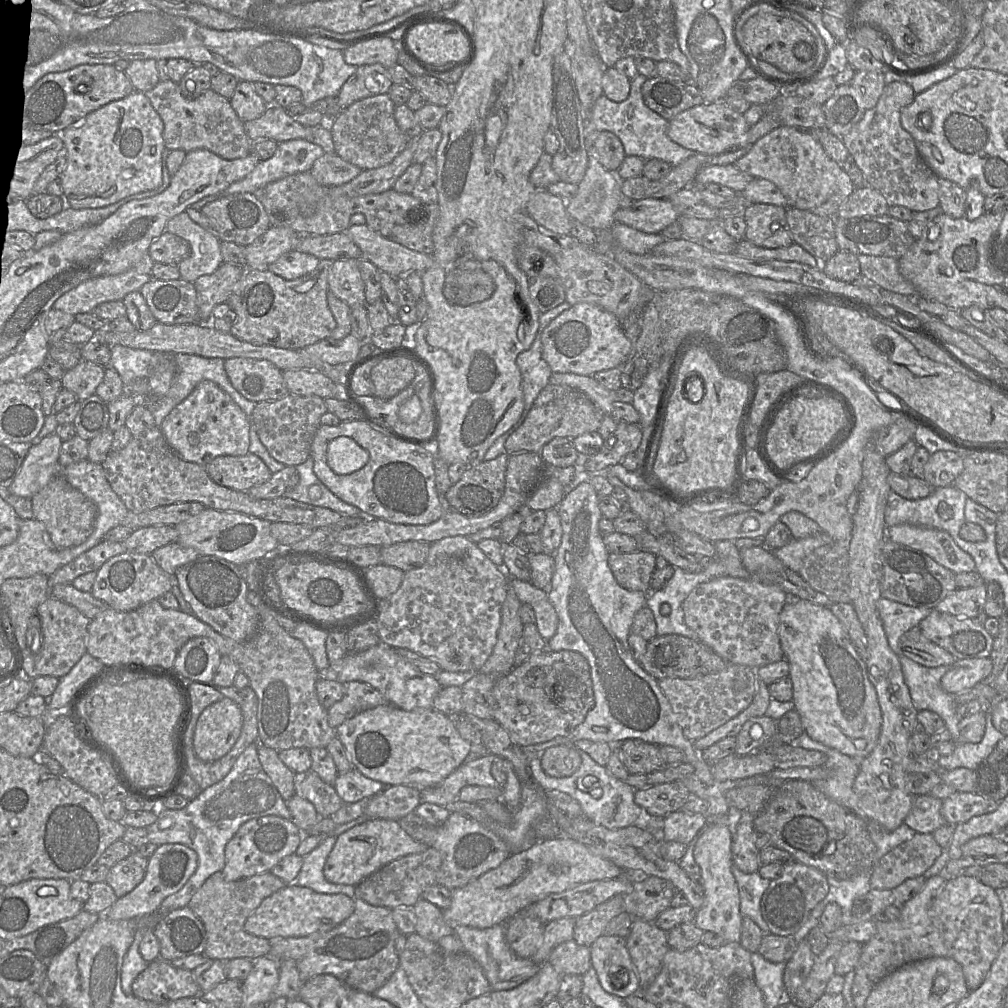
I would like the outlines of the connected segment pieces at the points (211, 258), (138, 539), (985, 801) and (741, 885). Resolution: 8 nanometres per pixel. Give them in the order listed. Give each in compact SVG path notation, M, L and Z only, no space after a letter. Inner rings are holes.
M186 211L171 218L166 230L185 239L191 247L190 256L178 265L181 279L193 283L200 276L212 274L223 263L220 239L194 222Z
M154 525L135 529L122 543L126 552L151 554L157 548L177 539L177 530L173 525Z
M955 792L942 802L941 814L946 825L956 826L975 816L994 812L999 802L973 792Z
M732 864L731 871L739 890L742 916L751 918L764 933L770 933L761 913L761 899L771 880L763 878L758 871L744 873L734 864Z

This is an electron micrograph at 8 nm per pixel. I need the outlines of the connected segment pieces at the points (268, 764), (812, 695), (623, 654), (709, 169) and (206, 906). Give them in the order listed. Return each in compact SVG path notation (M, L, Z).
M257 743L257 752L263 770L272 780L282 798L285 801L291 799L295 795L295 772L280 760L277 751Z
M799 599L783 606L778 634L789 663L794 709L800 715L804 732L849 757L863 759L878 742L882 714L866 664L841 622L829 607Z
M583 482L579 484L574 490L572 490L568 495L566 495L560 504L557 507L559 516L560 516L560 522L562 526L562 539L560 546L554 553L554 561L555 561L555 567L554 567L554 574L552 578L552 583L550 586L550 592L548 593L548 598L550 602L552 603L553 607L555 608L555 611L558 615L558 627L555 635L547 640L547 649L551 651L561 651L561 650L569 650L580 653L588 662L590 667L590 674L592 678L592 685L593 685L593 692L594 692L594 706L588 711L588 713L585 716L584 721L579 724L571 733L571 737L574 741L580 740L580 739L587 739L594 742L607 742L612 745L617 745L621 743L622 741L626 739L640 739L648 743L652 743L655 745L658 745L659 747L662 745L668 745L679 748L684 753L684 762L691 764L694 767L694 773L699 780L701 780L703 783L707 785L714 785L715 783L721 784L721 782L717 782L712 774L711 774L711 765L705 762L702 758L702 750L697 749L694 746L694 741L691 741L687 739L681 727L677 723L676 717L672 711L671 705L660 689L658 685L658 681L649 675L642 667L641 665L634 660L632 657L629 646L628 646L628 636L631 633L631 625L633 622L633 618L635 613L641 609L642 607L646 606L646 600L648 596L648 592L642 592L642 591L632 591L627 590L620 586L618 582L616 581L609 563L608 563L608 557L610 552L608 551L607 547L604 544L604 538L600 534L599 531L599 521L602 518L602 514L599 508L599 496L595 489L593 488L592 484L590 482Z
M733 164L709 165L699 171L693 186L703 188L710 183L716 183L741 193L752 180L751 175L739 170Z
M270 871L235 881L225 880L222 872L211 875L192 896L187 906L204 925L206 958L226 962L235 958L257 959L268 956L271 941L248 933L244 924L266 897L285 886L286 883Z

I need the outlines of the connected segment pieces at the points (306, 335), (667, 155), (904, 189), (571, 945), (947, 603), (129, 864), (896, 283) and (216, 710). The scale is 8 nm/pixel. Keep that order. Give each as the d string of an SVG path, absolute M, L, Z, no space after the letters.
M320 260L314 271L294 280L285 280L268 269L246 270L227 301L232 309L230 333L251 344L295 350L329 338L336 327L335 318L327 303L328 273L332 263L332 260Z
M640 74L632 79L629 96L622 102L614 102L602 94L591 110L590 128L596 132L614 133L621 140L627 156L639 156L644 160L659 159L675 167L697 153L673 142L667 134L669 121L645 105L641 89L646 80L647 77Z
M904 81L886 84L877 104L842 136L842 141L863 173L867 186L880 192L889 206L899 205L920 212L937 207L940 200L939 177L922 159L913 137L900 121L902 108L911 104L915 95L911 85Z
M571 939L556 946L545 962L551 964L561 974L582 976L592 967L590 947L581 946Z
M987 584L972 588L958 588L948 594L935 608L956 617L975 618L982 611L987 598Z
M134 850L127 858L109 868L105 882L111 886L118 898L128 894L142 882L148 859Z
M866 254L857 255L860 263L861 274L866 282L874 282L886 290L902 295L917 295L917 290L906 280L899 271L898 259L885 256L872 256Z
M224 697L207 706L200 714L194 735L194 751L204 762L226 755L240 736L243 714L236 702Z

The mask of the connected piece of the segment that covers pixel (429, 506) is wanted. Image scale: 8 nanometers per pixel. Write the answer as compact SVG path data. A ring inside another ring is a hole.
M361 419L341 422L337 426L321 424L313 437L310 457L314 461L313 471L320 481L338 498L356 506L368 518L386 520L395 524L428 525L437 521L446 511L447 503L436 489L434 459L429 449L398 440ZM340 436L352 438L369 453L368 463L360 470L348 475L336 474L327 464L328 444Z

